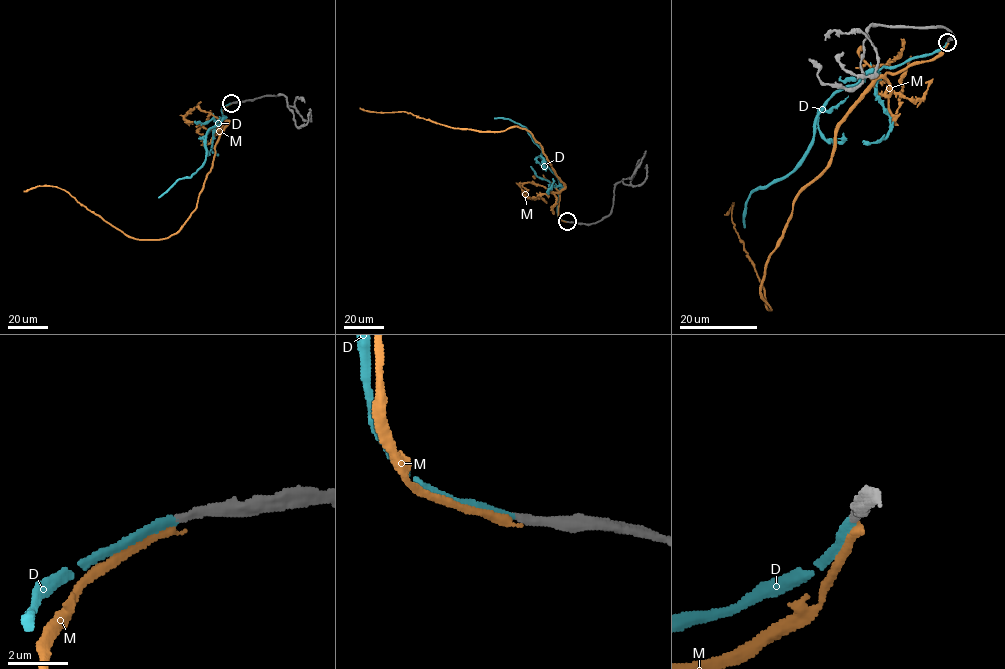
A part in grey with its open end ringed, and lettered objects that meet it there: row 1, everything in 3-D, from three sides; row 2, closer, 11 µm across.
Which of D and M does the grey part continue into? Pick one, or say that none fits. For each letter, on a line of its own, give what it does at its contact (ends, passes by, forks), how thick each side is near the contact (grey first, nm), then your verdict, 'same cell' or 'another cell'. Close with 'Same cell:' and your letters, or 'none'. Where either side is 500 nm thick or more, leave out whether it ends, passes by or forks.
D: it ends; calibres 280 and 240 nm; same cell
M: it ends; calibres 280 and 340 nm; another cell
Same cell: D

